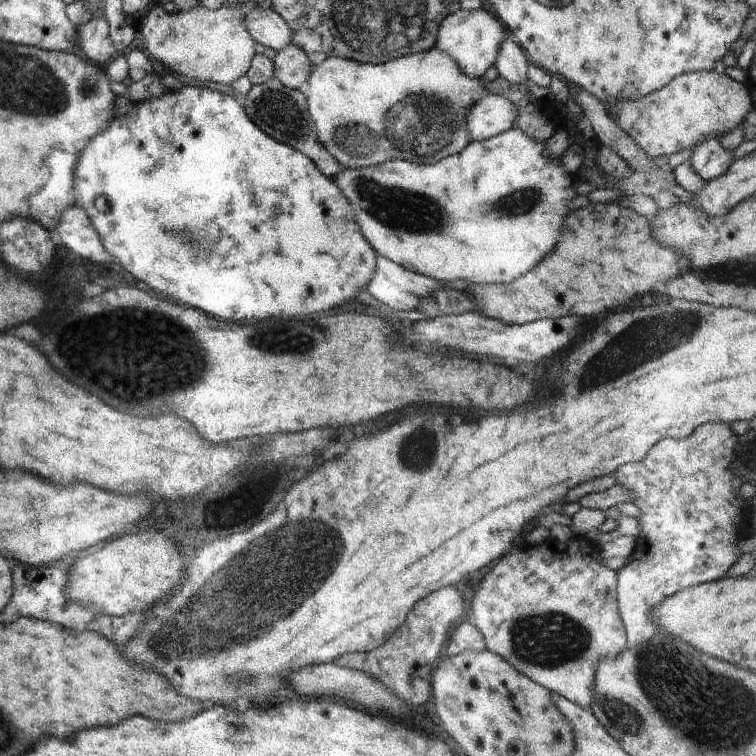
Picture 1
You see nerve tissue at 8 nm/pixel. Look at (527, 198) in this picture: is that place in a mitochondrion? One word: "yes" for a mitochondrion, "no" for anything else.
yes

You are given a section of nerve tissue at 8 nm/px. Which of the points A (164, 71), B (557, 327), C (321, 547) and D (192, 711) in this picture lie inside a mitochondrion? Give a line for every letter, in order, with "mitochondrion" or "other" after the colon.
A: other
B: other
C: mitochondrion
D: other

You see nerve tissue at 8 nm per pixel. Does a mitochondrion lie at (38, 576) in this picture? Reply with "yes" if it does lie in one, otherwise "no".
no

